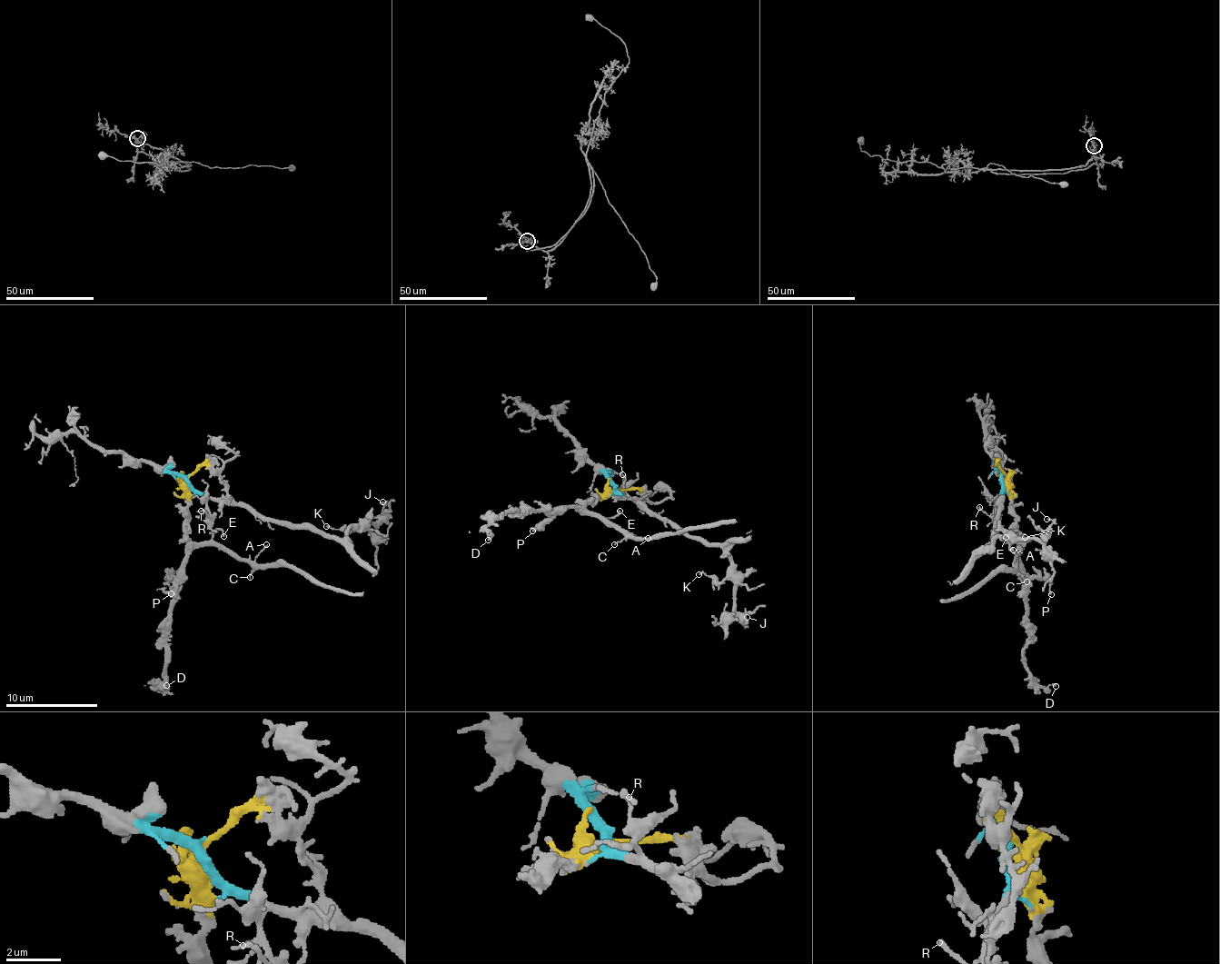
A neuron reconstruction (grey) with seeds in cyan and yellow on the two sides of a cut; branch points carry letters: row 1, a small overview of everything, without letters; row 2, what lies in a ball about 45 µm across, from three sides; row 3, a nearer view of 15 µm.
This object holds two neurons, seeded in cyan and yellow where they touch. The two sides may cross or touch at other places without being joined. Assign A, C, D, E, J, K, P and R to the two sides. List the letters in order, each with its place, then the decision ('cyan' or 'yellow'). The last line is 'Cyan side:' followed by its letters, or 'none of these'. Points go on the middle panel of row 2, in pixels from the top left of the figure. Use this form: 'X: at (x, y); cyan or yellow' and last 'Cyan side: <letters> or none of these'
A: at (648, 538); yellow
C: at (614, 544); yellow
D: at (488, 540); yellow
E: at (619, 511); yellow
J: at (747, 617); cyan
K: at (699, 574); cyan
P: at (532, 531); yellow
R: at (622, 474); cyan
Cyan side: J, K, R

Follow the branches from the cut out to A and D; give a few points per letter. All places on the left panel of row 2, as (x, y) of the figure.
A: (188, 475), (189, 539), (194, 543), (213, 544), (249, 560), (266, 544)
D: (188, 475), (186, 564), (172, 608), (163, 670), (165, 679), (161, 687), (166, 689), (166, 686)

